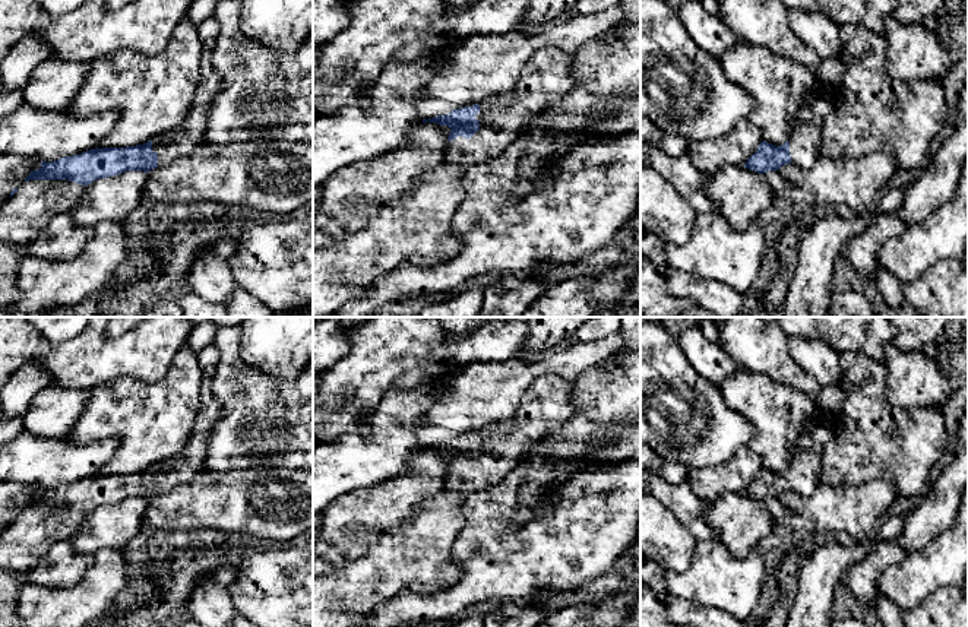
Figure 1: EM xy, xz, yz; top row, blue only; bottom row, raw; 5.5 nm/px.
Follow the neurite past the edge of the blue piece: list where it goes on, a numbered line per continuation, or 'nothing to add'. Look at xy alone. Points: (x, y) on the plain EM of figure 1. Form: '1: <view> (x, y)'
1: xy (186, 465)

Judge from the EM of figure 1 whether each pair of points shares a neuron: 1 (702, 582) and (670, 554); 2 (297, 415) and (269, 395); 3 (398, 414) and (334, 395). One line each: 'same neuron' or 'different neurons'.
1: different neurons
2: same neuron
3: different neurons

